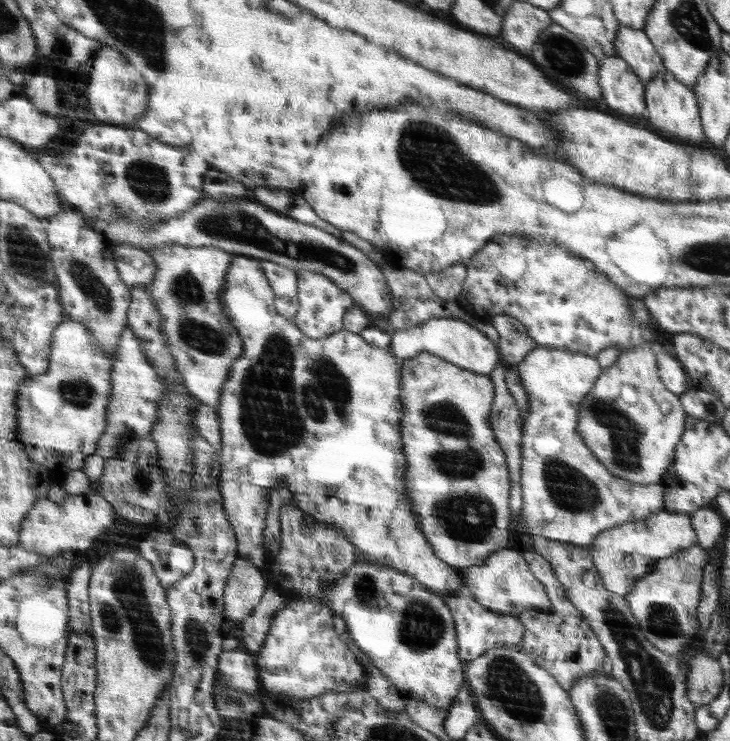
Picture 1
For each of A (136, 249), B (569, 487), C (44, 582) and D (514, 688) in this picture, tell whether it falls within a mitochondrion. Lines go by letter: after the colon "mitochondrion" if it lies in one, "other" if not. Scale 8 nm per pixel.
A: other
B: mitochondrion
C: mitochondrion
D: mitochondrion

